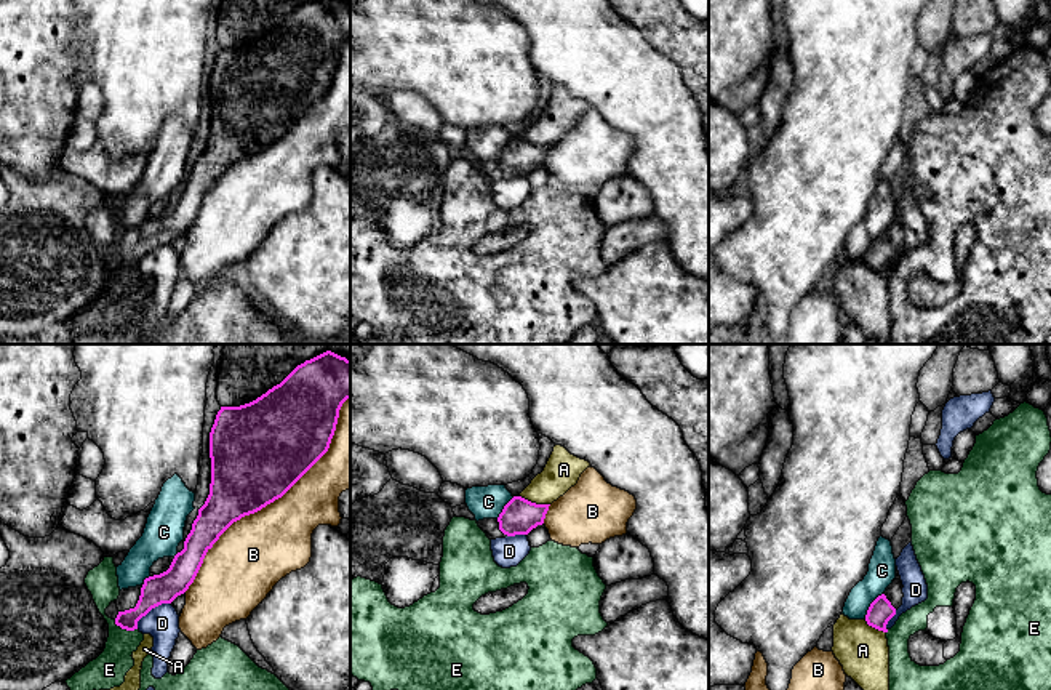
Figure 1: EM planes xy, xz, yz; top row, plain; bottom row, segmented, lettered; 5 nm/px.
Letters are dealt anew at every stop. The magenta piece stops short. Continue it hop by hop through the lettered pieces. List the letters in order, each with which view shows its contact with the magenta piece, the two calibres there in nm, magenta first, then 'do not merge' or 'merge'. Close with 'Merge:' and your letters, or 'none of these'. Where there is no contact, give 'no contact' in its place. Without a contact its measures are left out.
A: meets magenta in xz; 180 nm thick on the magenta side, 180 nm on the other; do not merge
B: meets magenta in xy; 460 nm thick on the magenta side, 360 nm on the other; do not merge
C: meets magenta in yz; 120 nm thick on the magenta side, 140 nm on the other; do not merge
D: meets magenta in xy; 150 nm thick on the magenta side, 170 nm on the other; do not merge
E: meets magenta in xy; 150 nm thick on the magenta side, 170 nm on the other; do not merge
Merge: none of these

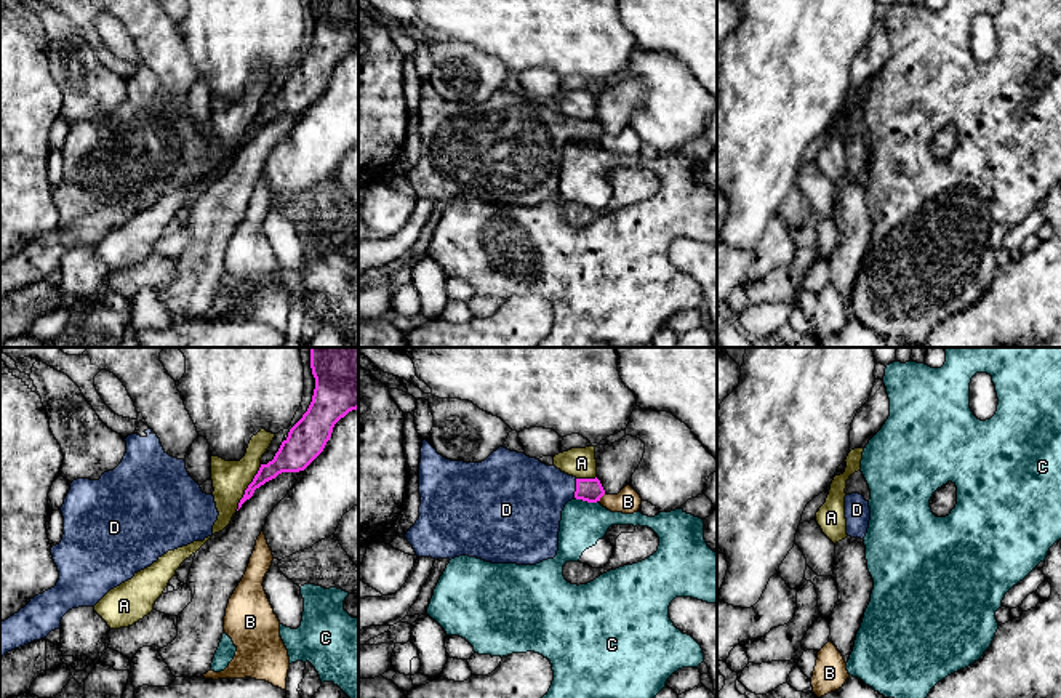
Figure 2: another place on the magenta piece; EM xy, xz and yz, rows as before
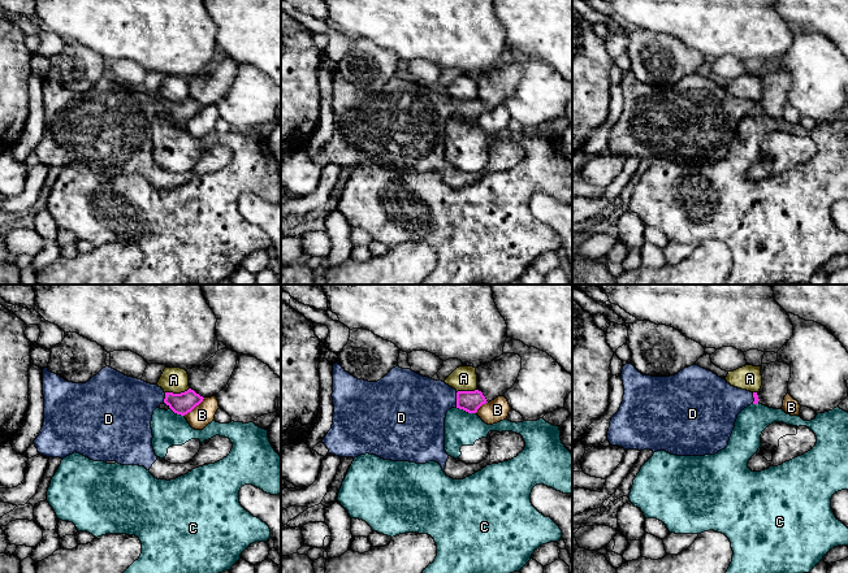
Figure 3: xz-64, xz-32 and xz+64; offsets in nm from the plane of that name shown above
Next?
A: meets magenta in xy; 140 nm thick on the magenta side, 180 nm on the other; do not merge
B: meets magenta in xz; 120 nm thick on the magenta side, 130 nm on the other; do not merge
C: meets magenta in xz; 120 nm thick on the magenta side, 220 nm on the other; do not merge
D: meets magenta in xz; 120 nm thick on the magenta side, 360 nm on the other; merge
Merge: D

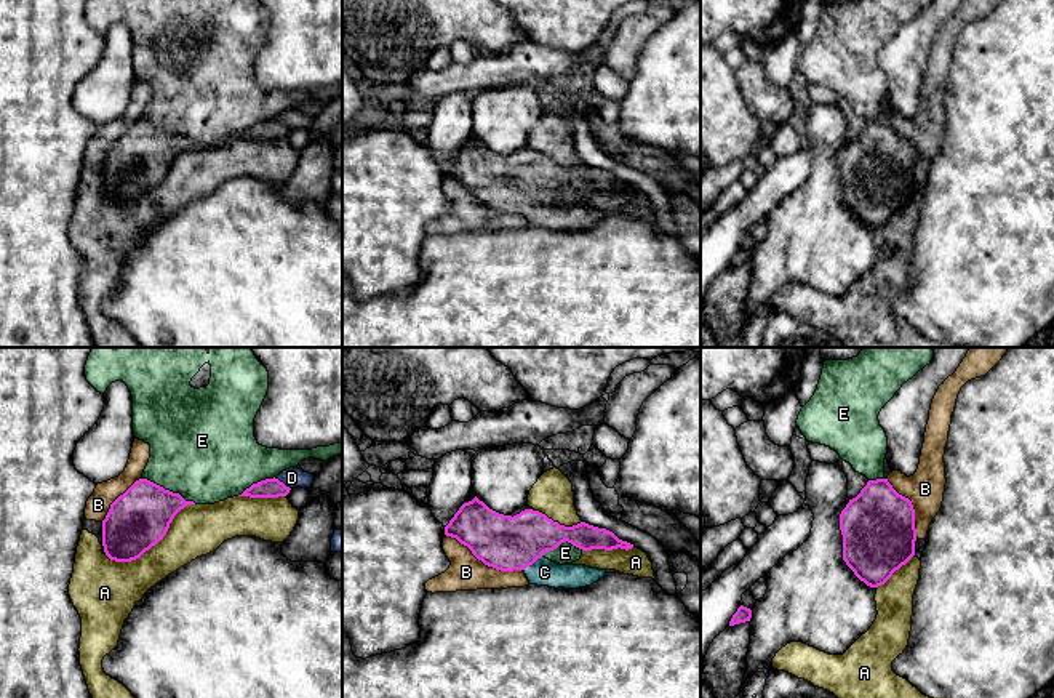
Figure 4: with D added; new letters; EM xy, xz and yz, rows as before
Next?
A: meets magenta in xy; 300 nm thick on the magenta side, 260 nm on the other; do not merge
B: meets magenta in xz; 280 nm thick on the magenta side, 180 nm on the other; do not merge
C: meets magenta in xz; 280 nm thick on the magenta side, 140 nm on the other; merge
D: meets magenta in xy; 100 nm thick on the magenta side, 100 nm on the other; do not merge
E: meets magenta in xy; 300 nm thick on the magenta side, 480 nm on the other; do not merge
Merge: C

